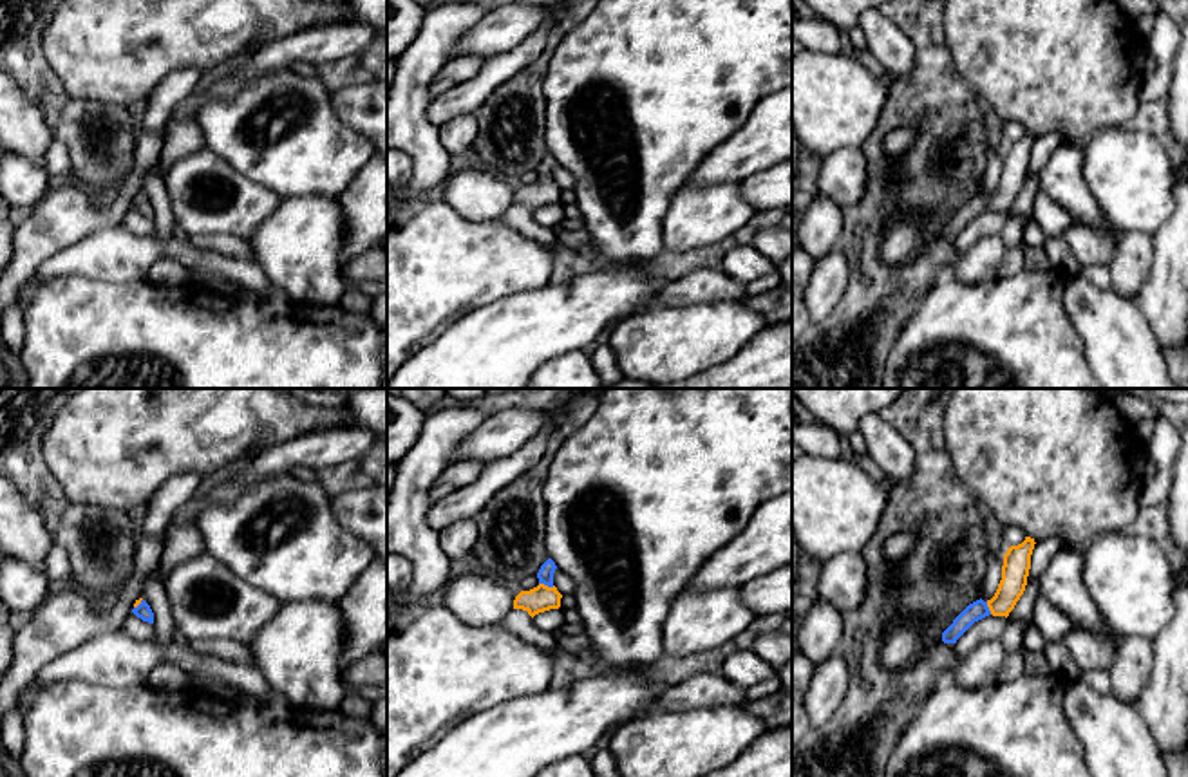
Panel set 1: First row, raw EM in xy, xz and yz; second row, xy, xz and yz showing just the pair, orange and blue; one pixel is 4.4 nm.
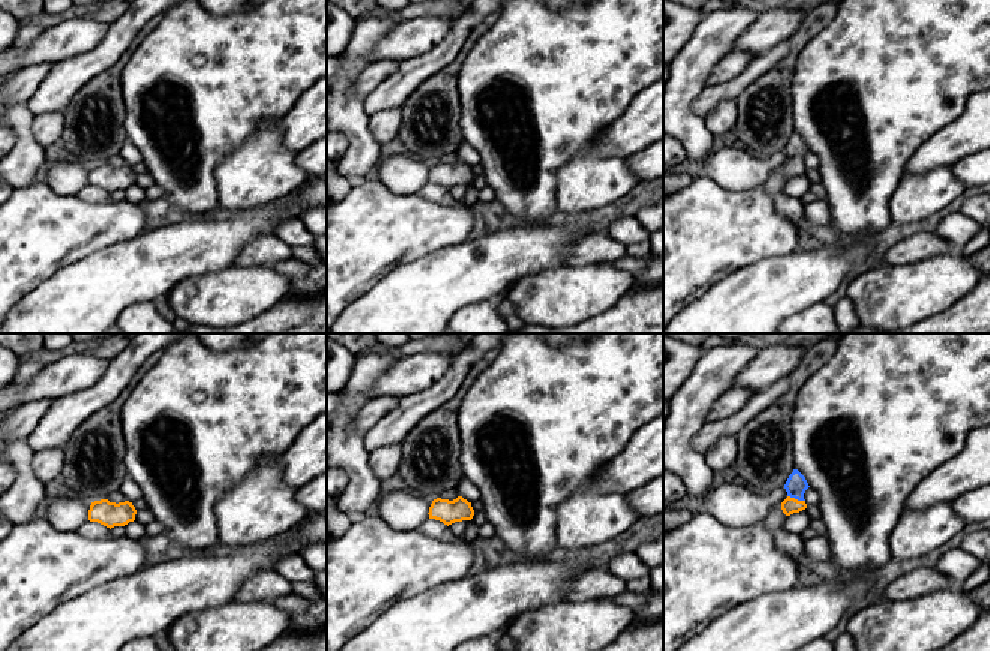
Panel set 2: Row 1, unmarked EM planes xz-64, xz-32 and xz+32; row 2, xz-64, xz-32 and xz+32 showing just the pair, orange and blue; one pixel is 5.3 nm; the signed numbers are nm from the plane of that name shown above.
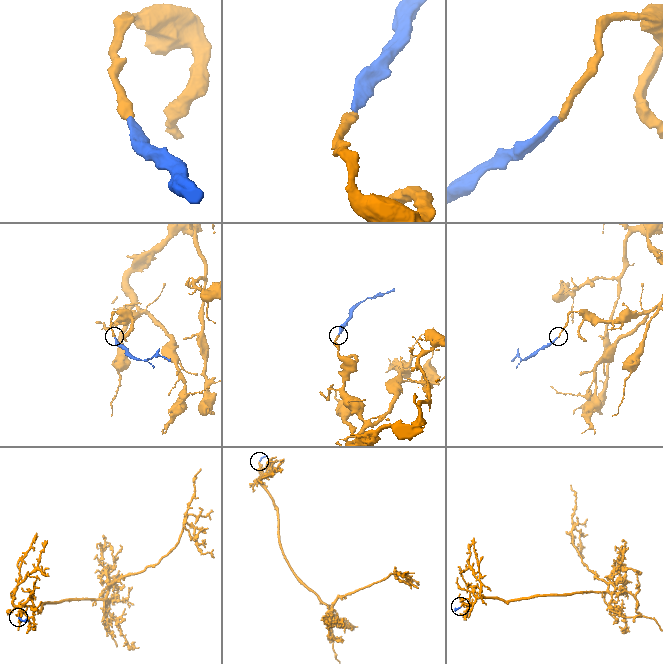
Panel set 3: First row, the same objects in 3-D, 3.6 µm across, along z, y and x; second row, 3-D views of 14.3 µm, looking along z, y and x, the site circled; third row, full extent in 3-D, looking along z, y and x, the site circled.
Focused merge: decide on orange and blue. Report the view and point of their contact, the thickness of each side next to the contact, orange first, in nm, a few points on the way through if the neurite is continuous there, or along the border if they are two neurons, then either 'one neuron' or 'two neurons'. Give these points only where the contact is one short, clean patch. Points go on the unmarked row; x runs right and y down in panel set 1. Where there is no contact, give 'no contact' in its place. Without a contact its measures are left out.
xz (546, 181) | 120/70 nm | across xz (541, 194), (546, 181), (545, 170) | one neuron

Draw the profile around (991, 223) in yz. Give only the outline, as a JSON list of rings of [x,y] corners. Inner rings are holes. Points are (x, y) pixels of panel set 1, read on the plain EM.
[[[985,211],[975,217],[955,239],[958,257],[966,253],[980,237],[1000,235],[1007,222],[1005,211]]]

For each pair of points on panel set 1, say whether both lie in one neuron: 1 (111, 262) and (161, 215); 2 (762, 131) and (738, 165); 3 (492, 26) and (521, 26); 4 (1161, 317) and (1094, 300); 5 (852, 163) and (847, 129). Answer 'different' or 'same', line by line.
1: different
2: same
3: same
4: different
5: different

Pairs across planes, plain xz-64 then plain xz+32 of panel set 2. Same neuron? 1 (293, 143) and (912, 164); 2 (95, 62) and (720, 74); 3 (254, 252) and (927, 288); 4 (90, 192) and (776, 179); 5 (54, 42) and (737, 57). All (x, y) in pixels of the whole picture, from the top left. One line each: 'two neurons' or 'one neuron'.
1: one neuron
2: two neurons
3: two neurons
4: one neuron
5: two neurons

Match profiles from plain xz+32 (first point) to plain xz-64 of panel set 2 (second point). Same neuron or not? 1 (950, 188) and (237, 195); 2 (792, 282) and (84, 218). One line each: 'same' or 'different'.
1: same
2: different

